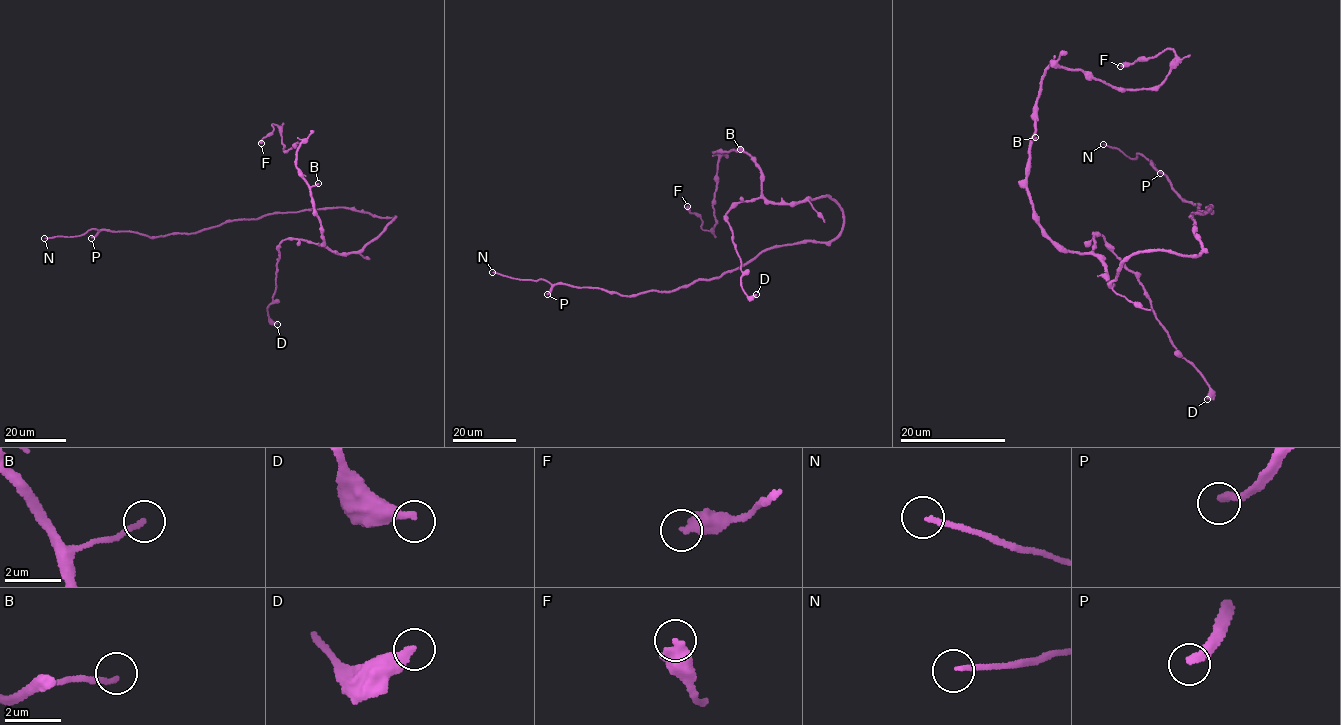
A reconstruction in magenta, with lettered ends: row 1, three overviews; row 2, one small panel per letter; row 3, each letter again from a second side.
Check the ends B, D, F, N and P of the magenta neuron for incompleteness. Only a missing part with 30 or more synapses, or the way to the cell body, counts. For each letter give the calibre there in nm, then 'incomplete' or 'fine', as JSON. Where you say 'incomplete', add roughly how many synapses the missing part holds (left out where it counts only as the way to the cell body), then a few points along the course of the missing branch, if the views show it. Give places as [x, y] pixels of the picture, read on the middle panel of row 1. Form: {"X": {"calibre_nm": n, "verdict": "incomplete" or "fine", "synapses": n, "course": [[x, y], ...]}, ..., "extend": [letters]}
{"B": {"calibre_nm": 160, "verdict": "fine"}, "D": {"calibre_nm": 320, "verdict": "fine"}, "F": {"calibre_nm": 440, "verdict": "fine"}, "N": {"calibre_nm": 160, "verdict": "incomplete", "synapses": 40}, "P": {"calibre_nm": 280, "verdict": "incomplete", "synapses": 1000}, "extend": ["N", "P"]}

